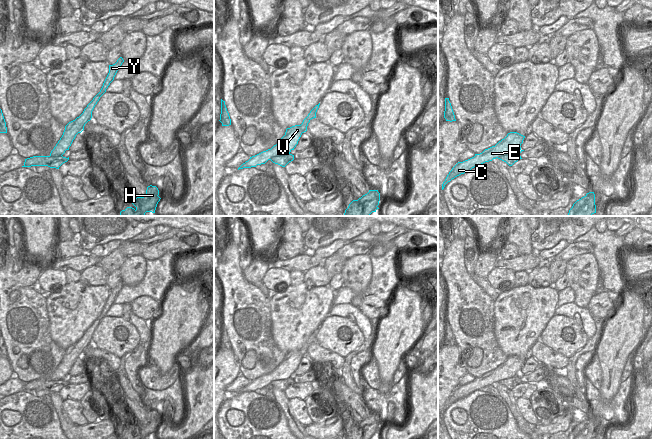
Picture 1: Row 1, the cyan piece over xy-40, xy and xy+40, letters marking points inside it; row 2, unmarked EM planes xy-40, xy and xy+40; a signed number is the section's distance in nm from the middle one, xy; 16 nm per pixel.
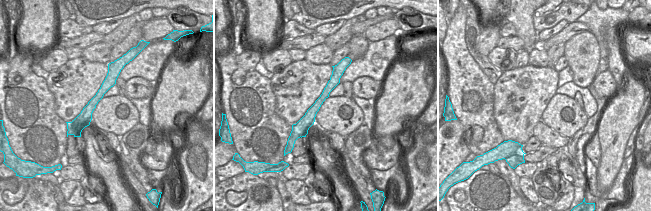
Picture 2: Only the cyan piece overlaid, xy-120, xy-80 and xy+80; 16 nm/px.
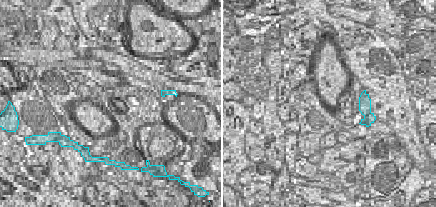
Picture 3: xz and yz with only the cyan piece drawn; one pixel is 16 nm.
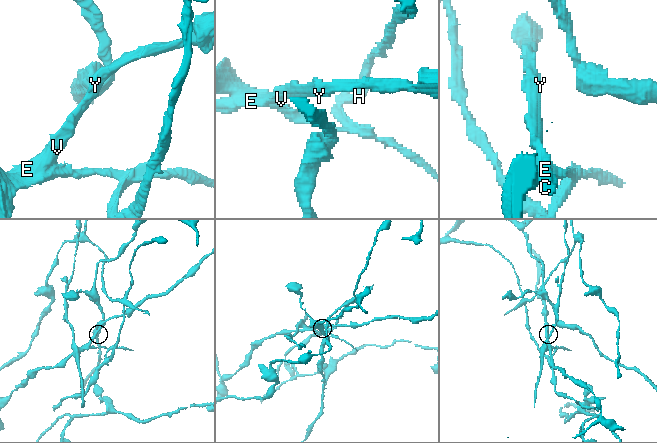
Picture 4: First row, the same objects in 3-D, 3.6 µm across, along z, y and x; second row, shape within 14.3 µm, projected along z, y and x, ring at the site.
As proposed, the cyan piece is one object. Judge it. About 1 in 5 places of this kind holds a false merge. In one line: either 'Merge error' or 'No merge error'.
Merge error.

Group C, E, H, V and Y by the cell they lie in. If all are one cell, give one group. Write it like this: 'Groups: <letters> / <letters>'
Groups: C E V Y / H.

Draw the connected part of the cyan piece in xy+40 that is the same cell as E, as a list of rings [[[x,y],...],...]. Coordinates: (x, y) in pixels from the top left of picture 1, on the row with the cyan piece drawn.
[[[510,132],[495,146],[485,149],[480,154],[475,154],[474,157],[468,160],[458,162],[447,175],[445,181],[442,184],[442,190],[444,189],[445,185],[452,179],[470,171],[472,168],[480,166],[485,162],[492,161],[493,159],[517,152],[520,149],[524,138],[525,136],[517,132]]]

